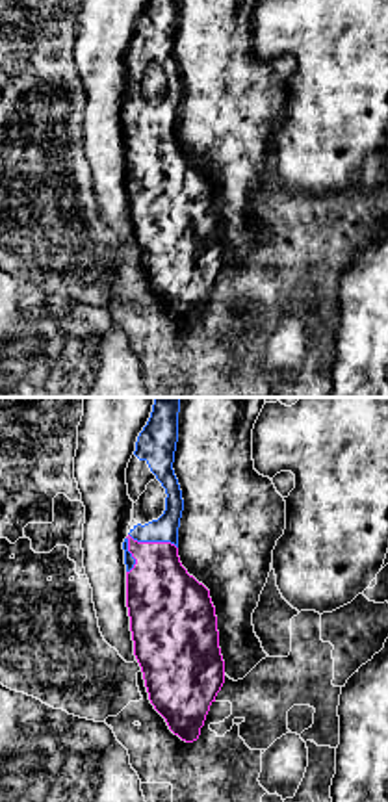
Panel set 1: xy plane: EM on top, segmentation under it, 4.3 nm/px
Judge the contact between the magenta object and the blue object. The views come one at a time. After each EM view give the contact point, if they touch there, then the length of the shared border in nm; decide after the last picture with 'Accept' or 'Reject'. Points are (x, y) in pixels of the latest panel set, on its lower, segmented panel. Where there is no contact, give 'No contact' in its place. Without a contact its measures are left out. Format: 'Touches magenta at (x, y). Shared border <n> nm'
Touches magenta at (136, 541). Shared border 260 nm

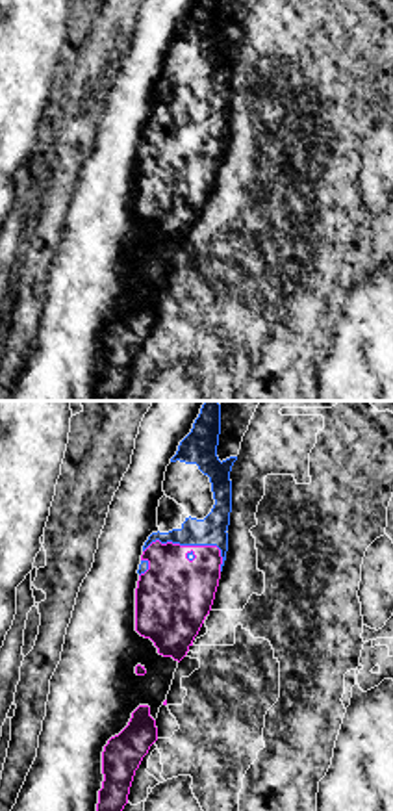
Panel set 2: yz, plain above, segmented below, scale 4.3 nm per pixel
Touches magenta at (188, 546). Shared border 360 nm

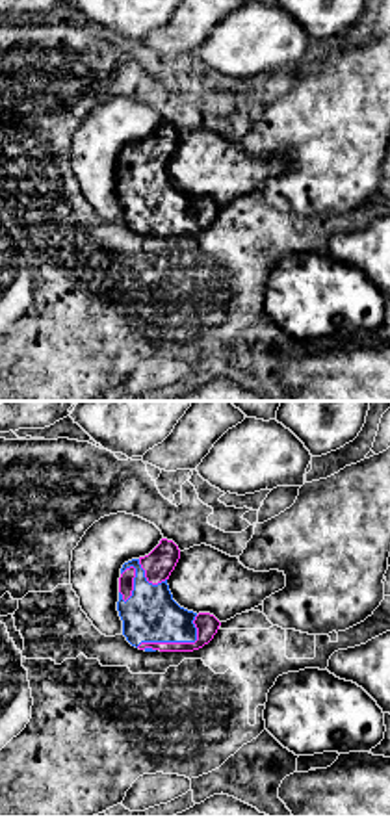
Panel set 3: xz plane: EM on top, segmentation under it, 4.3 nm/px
Touches magenta at (177, 643). Shared border 300 nm

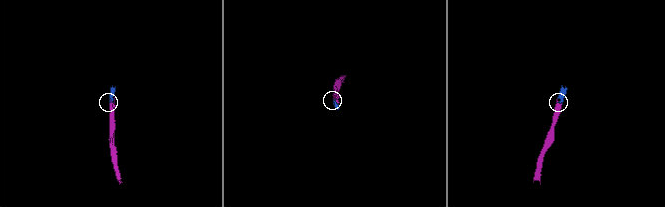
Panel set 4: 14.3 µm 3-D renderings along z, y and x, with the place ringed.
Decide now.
Accept

